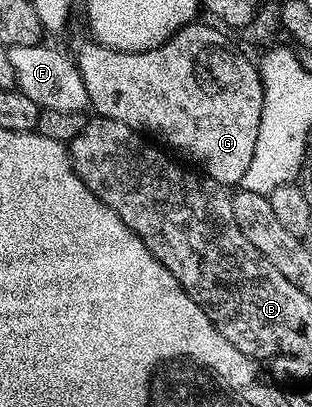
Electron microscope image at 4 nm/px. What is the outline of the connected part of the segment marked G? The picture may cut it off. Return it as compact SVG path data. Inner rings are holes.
M194 20L188 26L184 26L179 32L175 32L162 46L156 46L150 50L140 50L139 52L112 50L106 46L100 46L98 42L86 40L86 42L78 44L75 61L79 68L79 76L83 76L83 88L87 88L89 106L92 109L97 109L94 111L100 117L119 120L119 124L127 124L132 130L156 140L162 147L168 148L170 151L178 150L178 152L173 152L180 155L182 159L190 158L190 160L185 160L192 163L198 171L203 172L206 178L214 178L222 186L233 188L243 180L243 172L247 172L247 168L251 165L251 160L255 156L255 140L259 140L259 120L263 116L263 84L261 83L260 69L255 65L254 59L252 62L247 55L240 54L229 43L228 36L224 34L226 31L224 29L221 30L216 30L213 26L204 26L201 20Z

